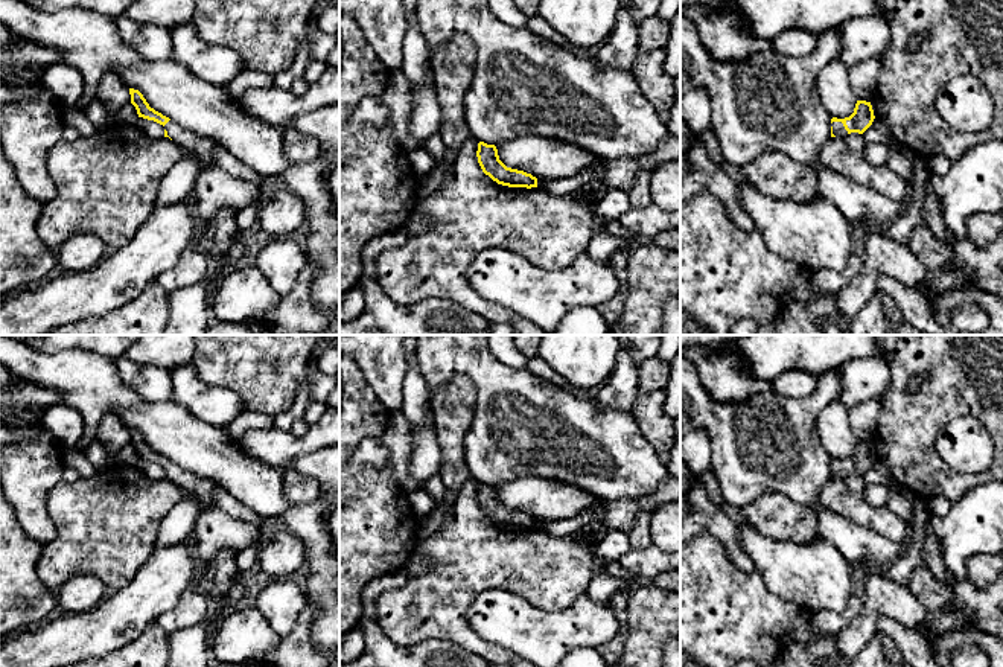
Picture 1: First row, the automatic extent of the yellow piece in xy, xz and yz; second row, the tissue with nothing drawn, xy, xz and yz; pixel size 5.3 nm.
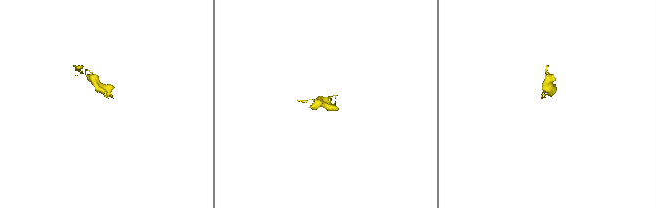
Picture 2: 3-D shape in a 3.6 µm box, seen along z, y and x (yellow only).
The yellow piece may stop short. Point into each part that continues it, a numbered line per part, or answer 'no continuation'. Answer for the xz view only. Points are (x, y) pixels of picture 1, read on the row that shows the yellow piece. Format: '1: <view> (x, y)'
no continuation

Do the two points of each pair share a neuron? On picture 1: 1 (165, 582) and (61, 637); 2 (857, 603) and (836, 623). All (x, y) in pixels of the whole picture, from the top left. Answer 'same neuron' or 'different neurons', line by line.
1: same neuron
2: same neuron

